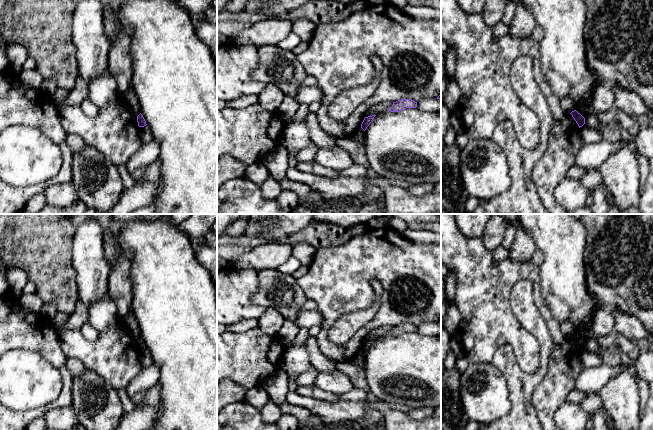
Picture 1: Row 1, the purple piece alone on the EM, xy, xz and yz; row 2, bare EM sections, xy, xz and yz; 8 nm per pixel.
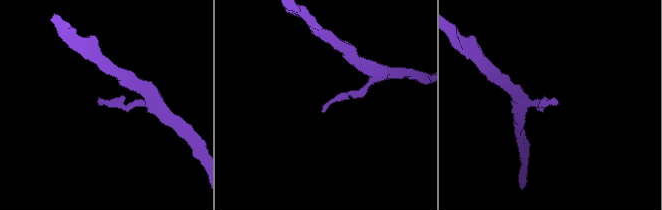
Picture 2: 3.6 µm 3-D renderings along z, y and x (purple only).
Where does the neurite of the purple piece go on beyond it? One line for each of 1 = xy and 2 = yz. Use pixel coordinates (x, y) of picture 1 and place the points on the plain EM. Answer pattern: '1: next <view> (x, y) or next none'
1: next none
2: next none

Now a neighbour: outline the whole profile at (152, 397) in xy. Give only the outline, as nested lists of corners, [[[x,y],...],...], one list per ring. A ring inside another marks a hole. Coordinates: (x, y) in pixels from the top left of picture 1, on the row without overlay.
[[[157,383],[148,391],[145,392],[144,398],[138,406],[156,405],[160,401],[161,386]]]

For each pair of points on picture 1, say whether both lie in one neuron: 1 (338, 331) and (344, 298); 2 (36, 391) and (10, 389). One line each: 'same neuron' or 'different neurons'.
1: different neurons
2: same neuron

